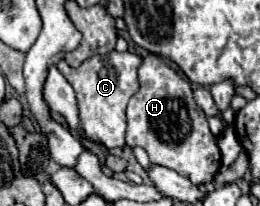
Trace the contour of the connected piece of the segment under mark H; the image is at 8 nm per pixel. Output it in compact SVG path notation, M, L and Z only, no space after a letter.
M148 54L138 70L140 90L128 104L128 132L126 144L142 146L152 164L160 164L176 170L196 186L210 184L220 168L220 150L216 138L208 128L206 114L196 106L192 98L190 80L170 68L160 56Z

